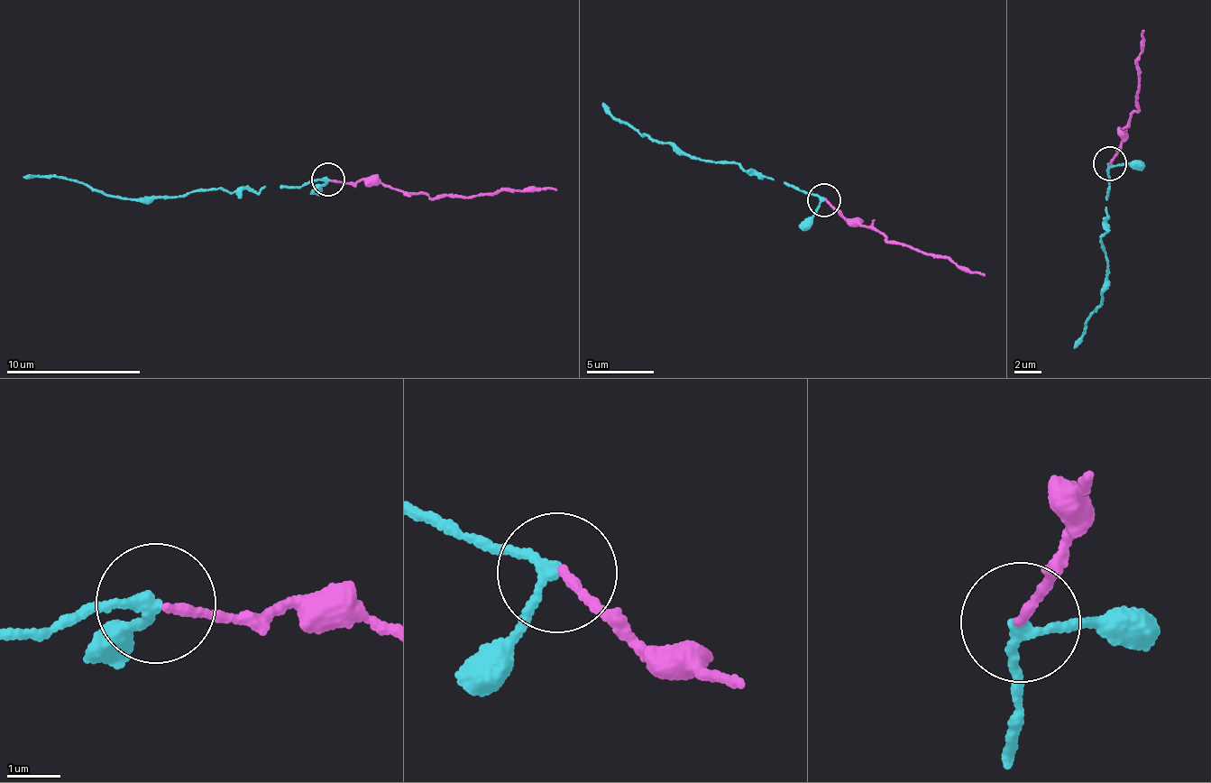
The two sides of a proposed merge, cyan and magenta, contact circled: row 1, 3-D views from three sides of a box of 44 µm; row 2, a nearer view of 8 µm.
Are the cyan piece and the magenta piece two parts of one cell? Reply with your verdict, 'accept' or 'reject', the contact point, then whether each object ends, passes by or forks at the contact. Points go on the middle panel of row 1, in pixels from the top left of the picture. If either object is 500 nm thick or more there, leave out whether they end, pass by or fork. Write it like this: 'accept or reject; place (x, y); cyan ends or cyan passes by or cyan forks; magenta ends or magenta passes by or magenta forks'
accept; place (824, 199); cyan passes by; magenta ends

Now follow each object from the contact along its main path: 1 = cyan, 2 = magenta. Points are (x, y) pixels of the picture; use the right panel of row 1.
1: (1111, 162), (1111, 186), (1100, 243), (1110, 272), (1105, 299), (1089, 317), (1076, 347)
2: (1109, 164), (1139, 107), (1134, 65), (1144, 32)

